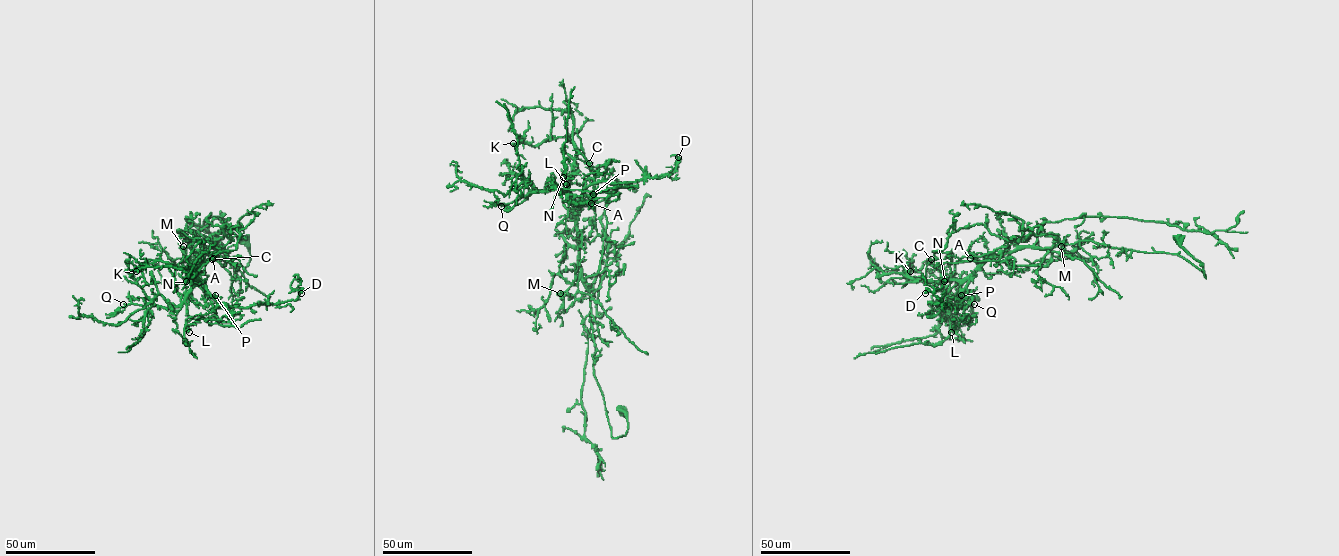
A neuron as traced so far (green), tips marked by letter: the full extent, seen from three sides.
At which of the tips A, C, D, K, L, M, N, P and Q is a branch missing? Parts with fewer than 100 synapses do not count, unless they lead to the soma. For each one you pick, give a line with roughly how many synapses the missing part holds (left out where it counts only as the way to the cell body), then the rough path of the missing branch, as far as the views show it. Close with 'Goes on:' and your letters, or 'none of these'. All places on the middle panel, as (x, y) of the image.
Goes on: none of these

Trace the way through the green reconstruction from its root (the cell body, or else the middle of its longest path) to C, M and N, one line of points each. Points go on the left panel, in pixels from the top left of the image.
C: (206, 248), (201, 247), (192, 281), (196, 280), (198, 271), (212, 259)
M: (206, 248), (188, 257), (183, 246)
N: (206, 248), (201, 247), (193, 279), (186, 281)

